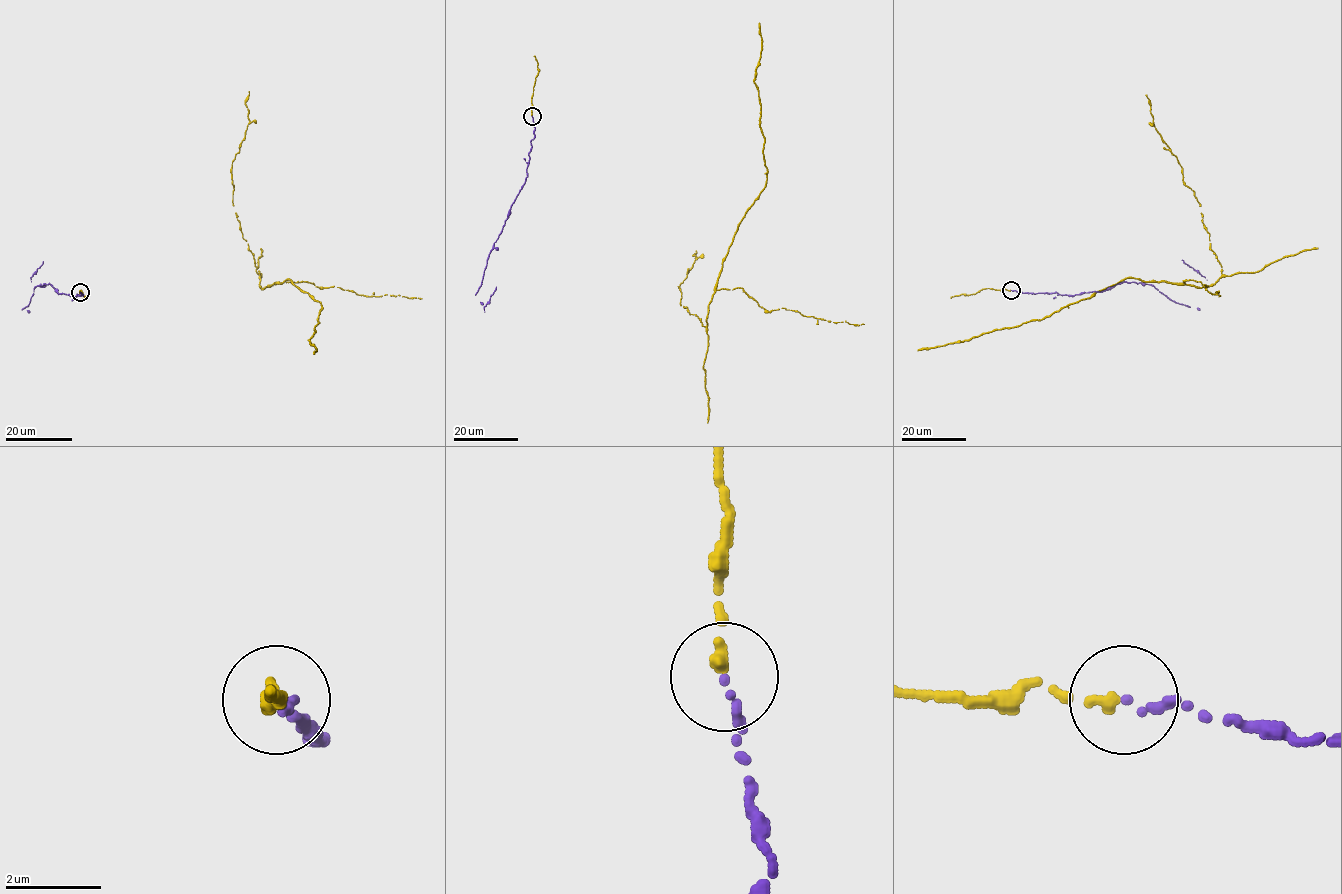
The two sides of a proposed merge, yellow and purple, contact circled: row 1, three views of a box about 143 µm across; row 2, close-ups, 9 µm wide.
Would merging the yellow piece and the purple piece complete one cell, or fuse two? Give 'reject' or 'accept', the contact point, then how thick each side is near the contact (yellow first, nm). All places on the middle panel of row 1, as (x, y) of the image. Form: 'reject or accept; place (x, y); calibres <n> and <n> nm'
accept; place (532, 116); calibres 240 and 140 nm

